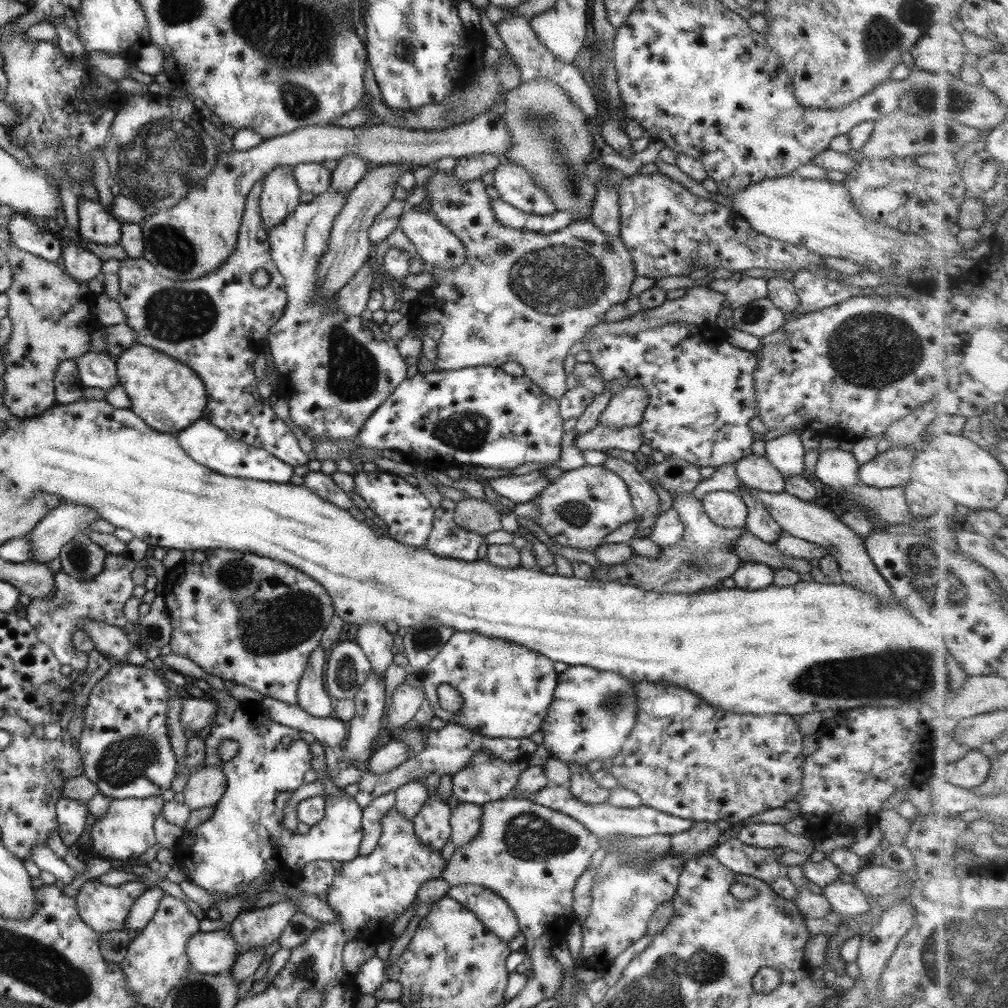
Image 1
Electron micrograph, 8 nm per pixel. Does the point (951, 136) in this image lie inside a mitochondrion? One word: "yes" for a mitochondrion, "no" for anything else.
yes

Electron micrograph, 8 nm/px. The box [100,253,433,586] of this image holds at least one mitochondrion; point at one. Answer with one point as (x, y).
(176, 315)

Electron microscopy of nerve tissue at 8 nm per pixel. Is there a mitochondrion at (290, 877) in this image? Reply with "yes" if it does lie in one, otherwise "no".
no

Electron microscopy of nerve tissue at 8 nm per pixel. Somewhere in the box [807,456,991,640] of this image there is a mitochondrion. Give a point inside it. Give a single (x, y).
(932, 579)

